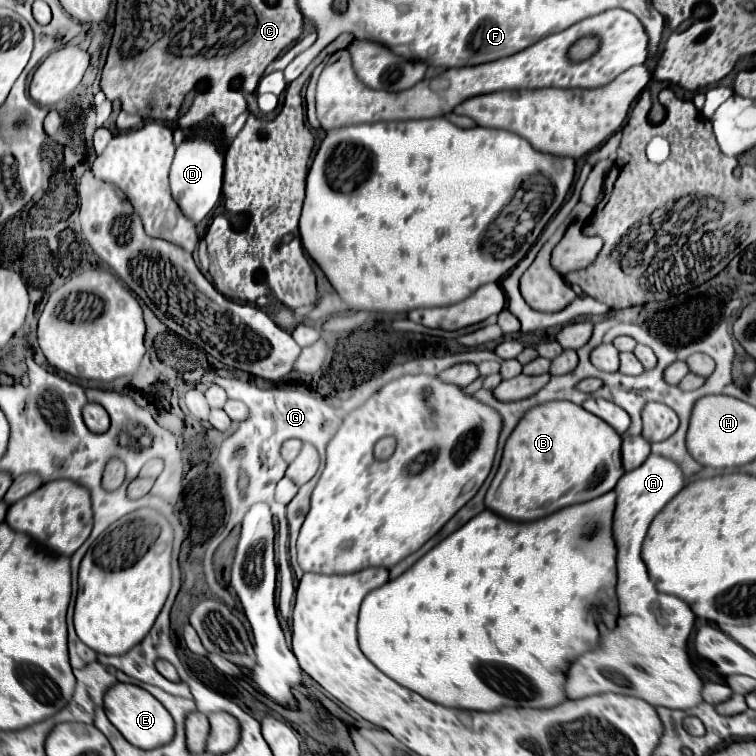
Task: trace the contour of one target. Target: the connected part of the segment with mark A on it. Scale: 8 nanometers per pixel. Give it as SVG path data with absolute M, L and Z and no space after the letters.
M650 455L638 469L628 471L620 477L616 485L616 513L614 513L614 539L618 547L618 601L642 601L646 595L660 595L648 577L648 569L640 557L642 541L652 519L662 511L662 507L684 487L684 475L676 463Z

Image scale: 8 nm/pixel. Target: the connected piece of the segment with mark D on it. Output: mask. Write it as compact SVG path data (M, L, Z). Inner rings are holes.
M190 139L176 149L176 157L170 169L170 187L172 197L180 205L180 211L188 215L190 221L200 223L216 207L222 189L222 169L224 169L222 153L214 143L206 139Z

